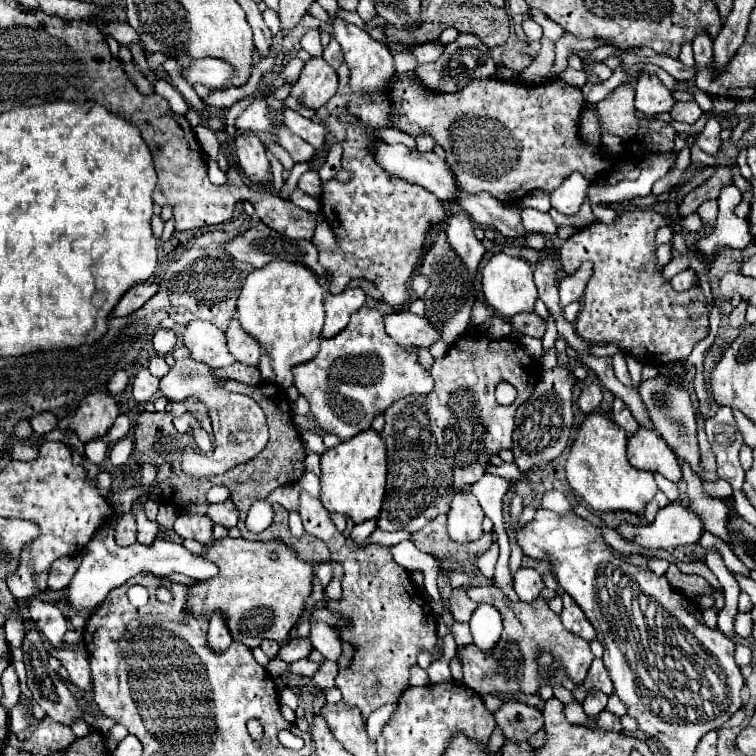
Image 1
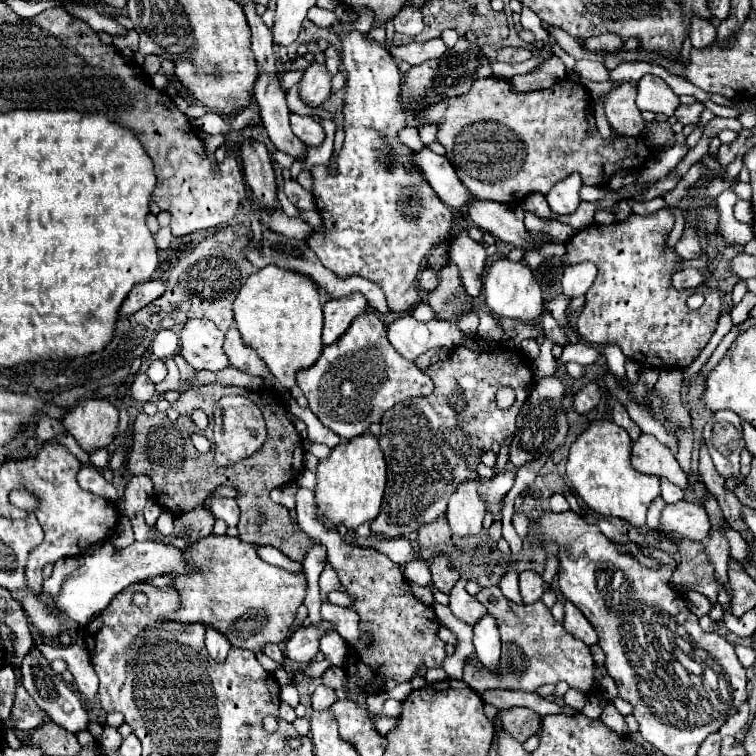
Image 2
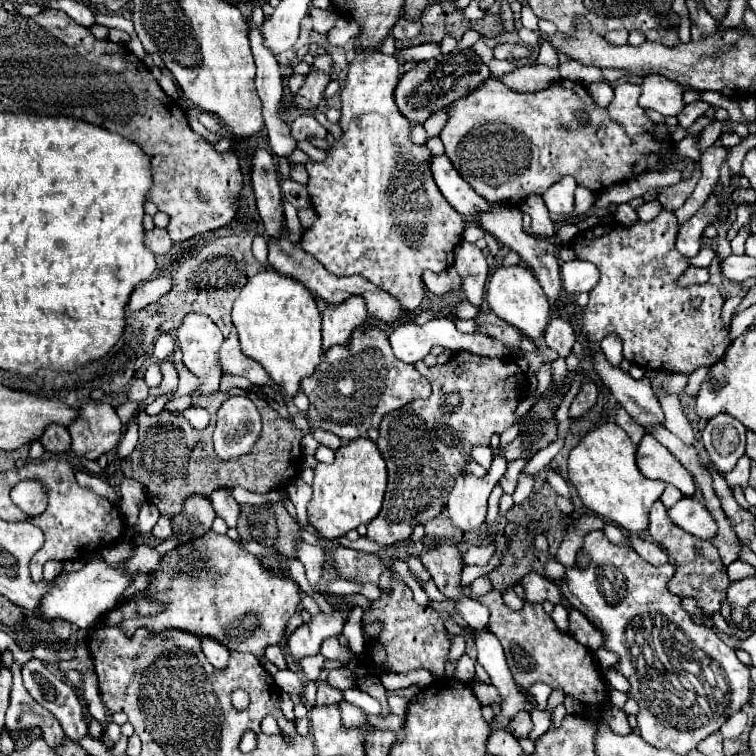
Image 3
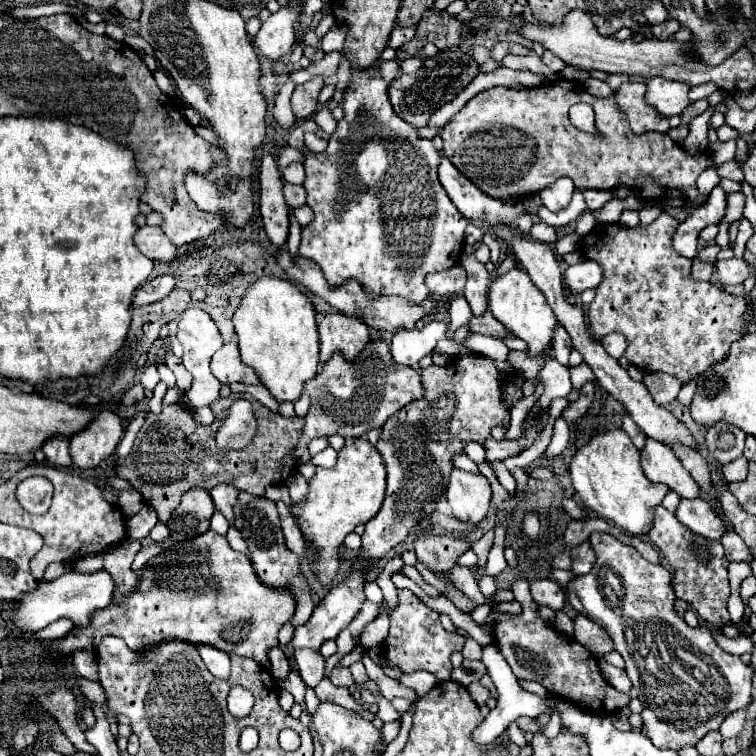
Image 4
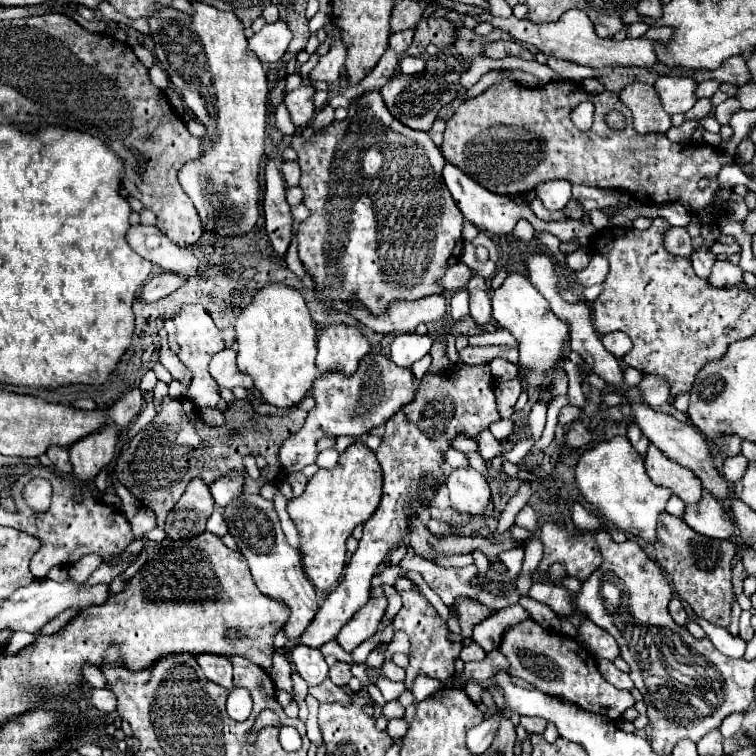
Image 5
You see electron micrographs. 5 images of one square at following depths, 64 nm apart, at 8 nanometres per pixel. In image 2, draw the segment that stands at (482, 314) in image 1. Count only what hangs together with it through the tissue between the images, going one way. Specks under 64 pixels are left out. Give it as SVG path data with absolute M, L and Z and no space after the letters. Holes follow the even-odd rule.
M466 312L464 318L456 324L464 334L476 334L476 328L478 328L478 316L474 312Z

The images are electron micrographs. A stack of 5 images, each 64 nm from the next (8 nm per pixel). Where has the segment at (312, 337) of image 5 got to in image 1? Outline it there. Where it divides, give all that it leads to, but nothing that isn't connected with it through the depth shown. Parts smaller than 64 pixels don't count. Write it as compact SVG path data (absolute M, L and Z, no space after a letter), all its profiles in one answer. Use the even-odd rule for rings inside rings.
M276 260L260 270L252 270L242 286L236 302L236 314L242 330L246 330L270 356L276 384L288 390L294 382L292 368L308 362L318 354L320 332L324 324L324 290L318 278L302 264Z

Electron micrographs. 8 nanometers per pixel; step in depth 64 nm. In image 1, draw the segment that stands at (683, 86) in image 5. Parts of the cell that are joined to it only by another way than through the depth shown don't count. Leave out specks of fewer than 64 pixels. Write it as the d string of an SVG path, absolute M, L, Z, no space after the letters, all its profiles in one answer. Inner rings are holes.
M644 72L636 82L636 108L644 114L670 112L674 106L672 92L660 82L656 74Z

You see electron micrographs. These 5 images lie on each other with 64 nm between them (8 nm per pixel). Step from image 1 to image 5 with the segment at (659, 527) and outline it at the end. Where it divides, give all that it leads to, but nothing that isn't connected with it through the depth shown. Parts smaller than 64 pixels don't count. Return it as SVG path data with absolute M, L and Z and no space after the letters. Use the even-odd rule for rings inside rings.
M704 492L702 500L696 506L686 508L684 514L686 524L704 534L708 538L732 538L734 536L734 522L730 518L730 510L724 502L716 500L708 492Z

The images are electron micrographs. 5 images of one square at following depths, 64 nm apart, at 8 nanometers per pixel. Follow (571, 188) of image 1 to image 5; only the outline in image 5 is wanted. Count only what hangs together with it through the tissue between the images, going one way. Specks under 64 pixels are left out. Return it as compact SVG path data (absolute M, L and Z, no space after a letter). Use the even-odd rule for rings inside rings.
M566 180L544 182L542 186L536 186L536 196L548 210L562 210L570 200L570 188L572 184Z

